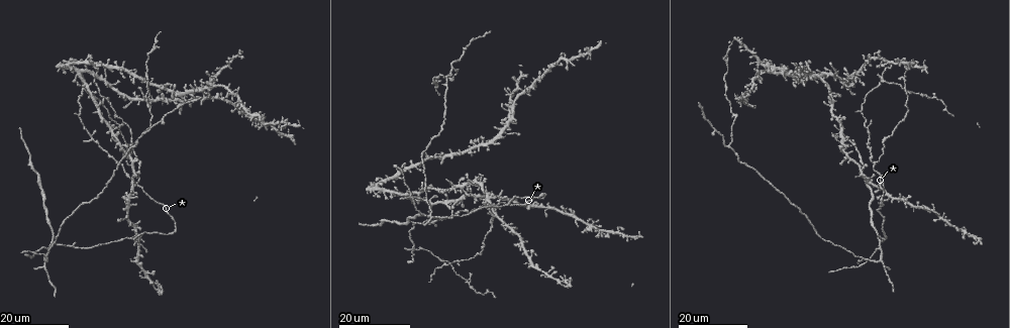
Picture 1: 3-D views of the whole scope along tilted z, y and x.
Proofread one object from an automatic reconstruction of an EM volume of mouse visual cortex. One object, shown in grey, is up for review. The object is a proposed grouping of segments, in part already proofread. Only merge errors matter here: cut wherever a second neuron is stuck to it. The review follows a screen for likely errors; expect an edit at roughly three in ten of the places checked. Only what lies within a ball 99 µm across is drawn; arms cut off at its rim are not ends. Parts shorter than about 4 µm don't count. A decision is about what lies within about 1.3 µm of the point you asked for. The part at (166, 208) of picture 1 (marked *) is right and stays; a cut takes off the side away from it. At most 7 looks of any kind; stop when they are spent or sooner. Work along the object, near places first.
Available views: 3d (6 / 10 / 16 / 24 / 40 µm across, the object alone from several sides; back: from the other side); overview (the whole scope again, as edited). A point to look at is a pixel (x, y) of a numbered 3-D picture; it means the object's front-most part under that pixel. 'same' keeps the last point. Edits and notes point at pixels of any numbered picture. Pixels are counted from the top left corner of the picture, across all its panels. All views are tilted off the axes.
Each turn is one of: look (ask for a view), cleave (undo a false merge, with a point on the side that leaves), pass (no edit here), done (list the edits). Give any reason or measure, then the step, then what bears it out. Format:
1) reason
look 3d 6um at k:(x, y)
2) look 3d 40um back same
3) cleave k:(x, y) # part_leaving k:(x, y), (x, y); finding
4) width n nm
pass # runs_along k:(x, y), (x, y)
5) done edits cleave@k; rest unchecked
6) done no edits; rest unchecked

four or more arms meet
look 3d 16um at 1:(434, 223)

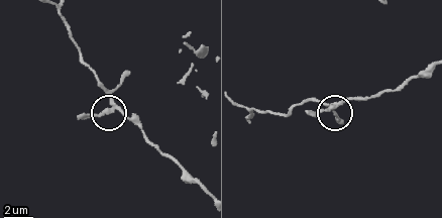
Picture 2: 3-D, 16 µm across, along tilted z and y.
look 3d 10um at 2:(110, 107)

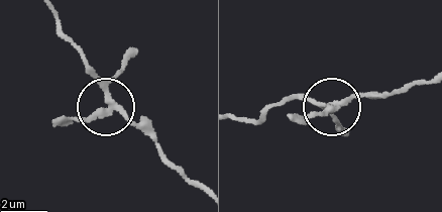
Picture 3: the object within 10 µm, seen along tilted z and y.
arms 4
pass # one neuron here

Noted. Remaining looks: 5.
branch point
look 3d 16um at 1:(415, 249)

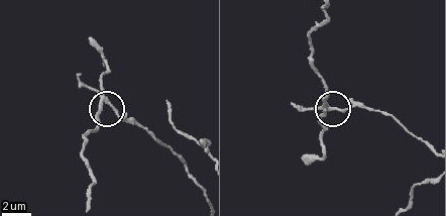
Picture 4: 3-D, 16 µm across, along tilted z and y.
look 3d 6um at 4:(108, 101)

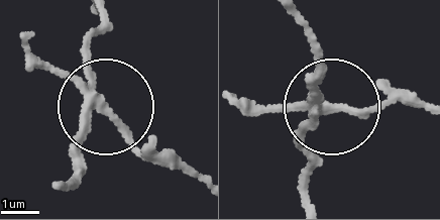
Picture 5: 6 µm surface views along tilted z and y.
side_arm 7 um; arms 3
cleave 5:(47, 63) # two neurons meet here

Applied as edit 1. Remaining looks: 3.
three arms meet
look 3d 16um at 1:(426, 200)

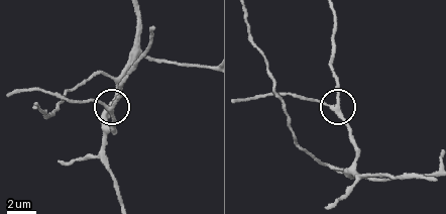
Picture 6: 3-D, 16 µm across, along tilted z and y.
look 3d 10um at 6:(106, 106)

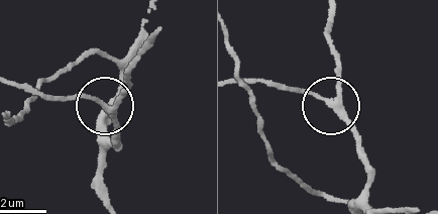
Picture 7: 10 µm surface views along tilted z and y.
pass # all the same neuron

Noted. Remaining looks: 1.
done edits cleave@5; rest unchecked

